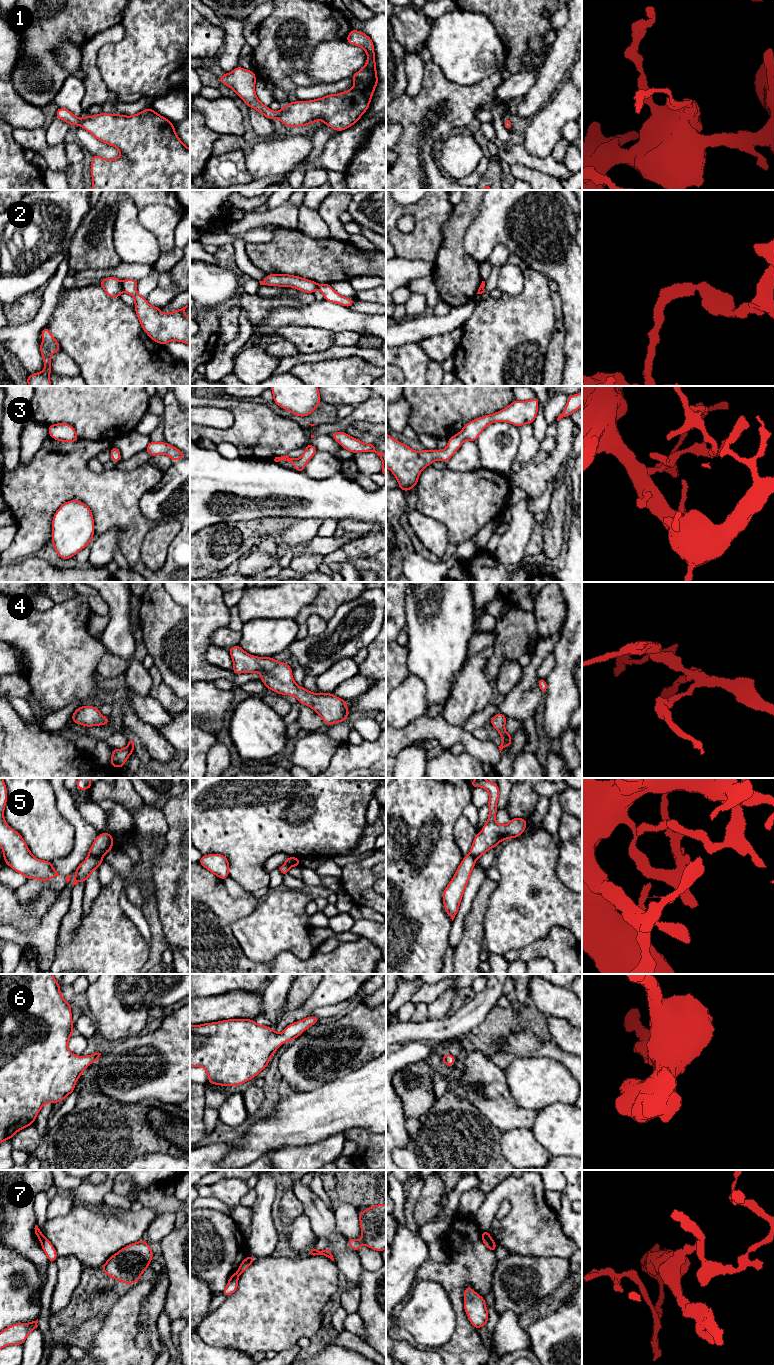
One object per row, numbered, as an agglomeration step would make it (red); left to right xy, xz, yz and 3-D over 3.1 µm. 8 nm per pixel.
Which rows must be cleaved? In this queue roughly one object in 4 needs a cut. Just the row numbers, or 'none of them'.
2, 5, 7

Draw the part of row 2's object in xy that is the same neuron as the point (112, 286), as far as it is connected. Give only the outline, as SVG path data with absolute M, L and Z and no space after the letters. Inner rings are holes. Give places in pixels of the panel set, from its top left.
M107 277L101 279L99 286L101 286L104 289L105 293L111 298L120 298L123 292L122 282L115 277Z

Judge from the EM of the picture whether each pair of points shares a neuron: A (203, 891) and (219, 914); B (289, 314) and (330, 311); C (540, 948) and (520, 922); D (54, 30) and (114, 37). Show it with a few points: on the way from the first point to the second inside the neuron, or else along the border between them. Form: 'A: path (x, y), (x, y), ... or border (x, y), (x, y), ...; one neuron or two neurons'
A: path (203, 897), (213, 908); one neuron
B: path (299, 314), (320, 314); one neuron
C: border (553, 927), (545, 937), (513, 950); two neurons
D: border (114, 24), (97, 32), (81, 46); two neurons

